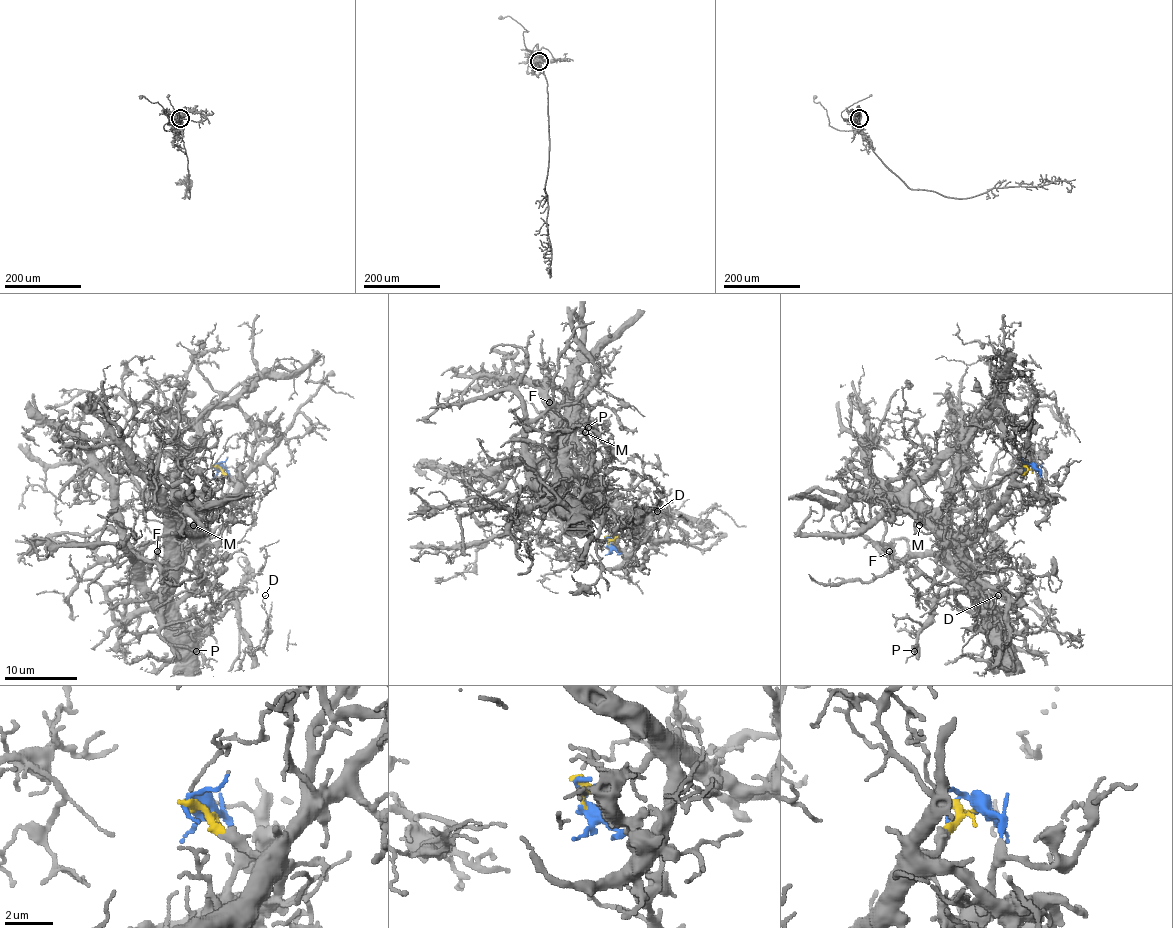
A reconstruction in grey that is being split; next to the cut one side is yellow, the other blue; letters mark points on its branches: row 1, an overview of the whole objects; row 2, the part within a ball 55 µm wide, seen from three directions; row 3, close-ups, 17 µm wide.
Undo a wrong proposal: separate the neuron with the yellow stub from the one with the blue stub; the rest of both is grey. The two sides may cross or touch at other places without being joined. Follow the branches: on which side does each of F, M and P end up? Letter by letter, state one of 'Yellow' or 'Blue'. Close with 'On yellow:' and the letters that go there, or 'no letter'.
F: Yellow
M: Blue
P: Yellow
On yellow: F, P

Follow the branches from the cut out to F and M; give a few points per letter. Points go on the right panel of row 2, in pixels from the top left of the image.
F: (1033, 467), (1027, 467), (965, 549), (975, 591), (934, 556), (916, 554), (894, 562), (889, 551)
M: (1033, 467), (1038, 472), (1038, 489), (995, 529), (944, 534), (931, 525), (916, 522), (920, 525)

